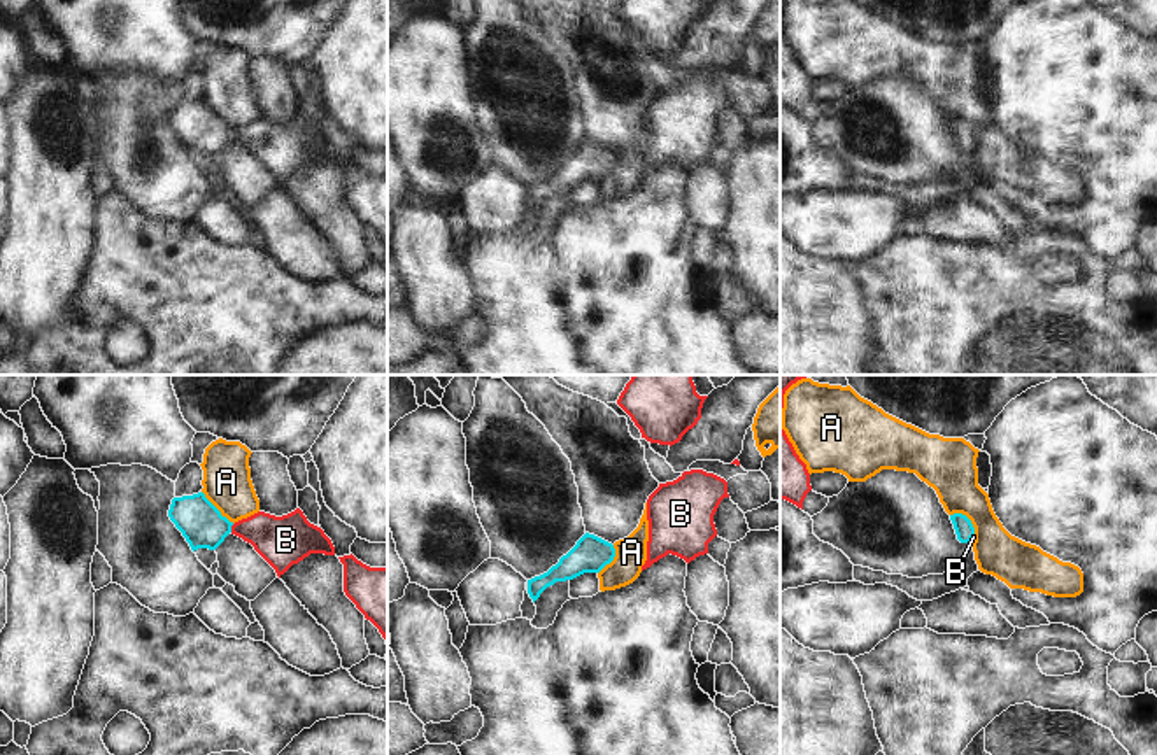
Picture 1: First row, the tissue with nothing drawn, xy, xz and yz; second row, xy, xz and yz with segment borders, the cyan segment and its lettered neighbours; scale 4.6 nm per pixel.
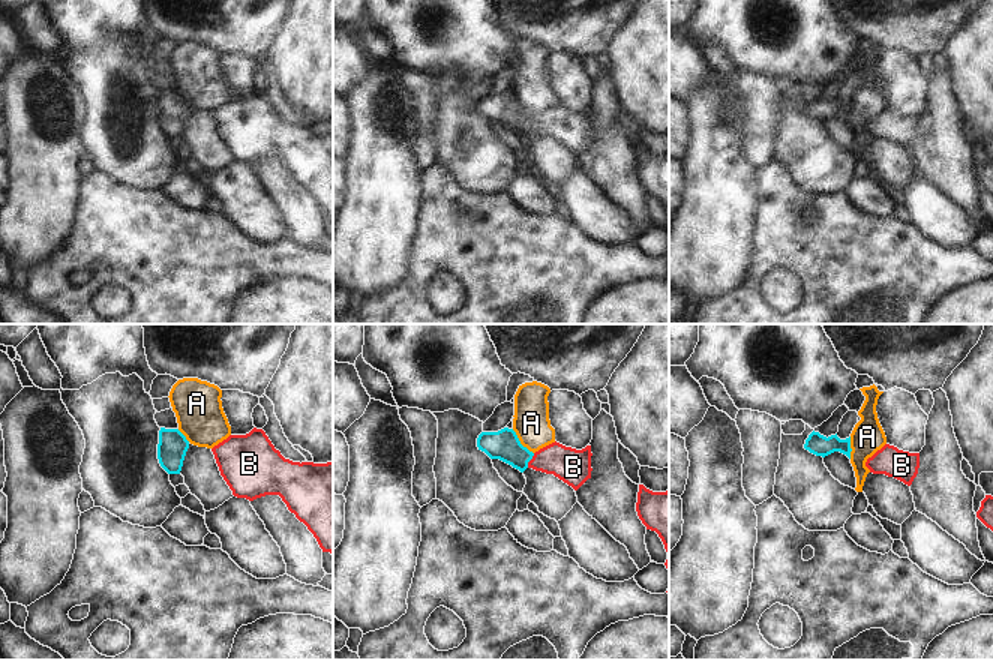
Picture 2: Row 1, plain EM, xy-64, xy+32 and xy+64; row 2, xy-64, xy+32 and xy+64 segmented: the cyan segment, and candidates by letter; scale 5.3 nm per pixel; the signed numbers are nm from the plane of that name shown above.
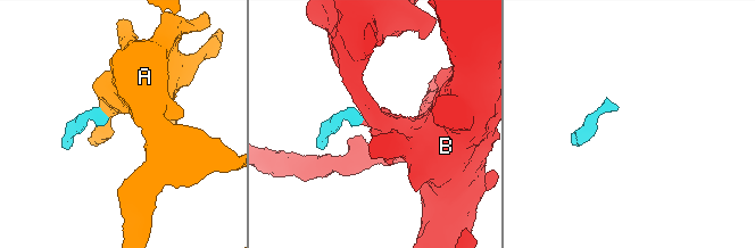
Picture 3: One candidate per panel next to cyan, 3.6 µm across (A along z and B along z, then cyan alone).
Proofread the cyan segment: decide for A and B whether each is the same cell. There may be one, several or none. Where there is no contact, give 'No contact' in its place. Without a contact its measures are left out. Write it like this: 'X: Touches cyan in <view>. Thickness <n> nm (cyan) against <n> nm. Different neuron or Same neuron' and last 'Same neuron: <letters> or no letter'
A: Touches cyan in xy. Thickness 200 nm (cyan) against 220 nm. Different neuron
B: Touches cyan in xy. Thickness 200 nm (cyan) against 220 nm. Same neuron
Same neuron: B

